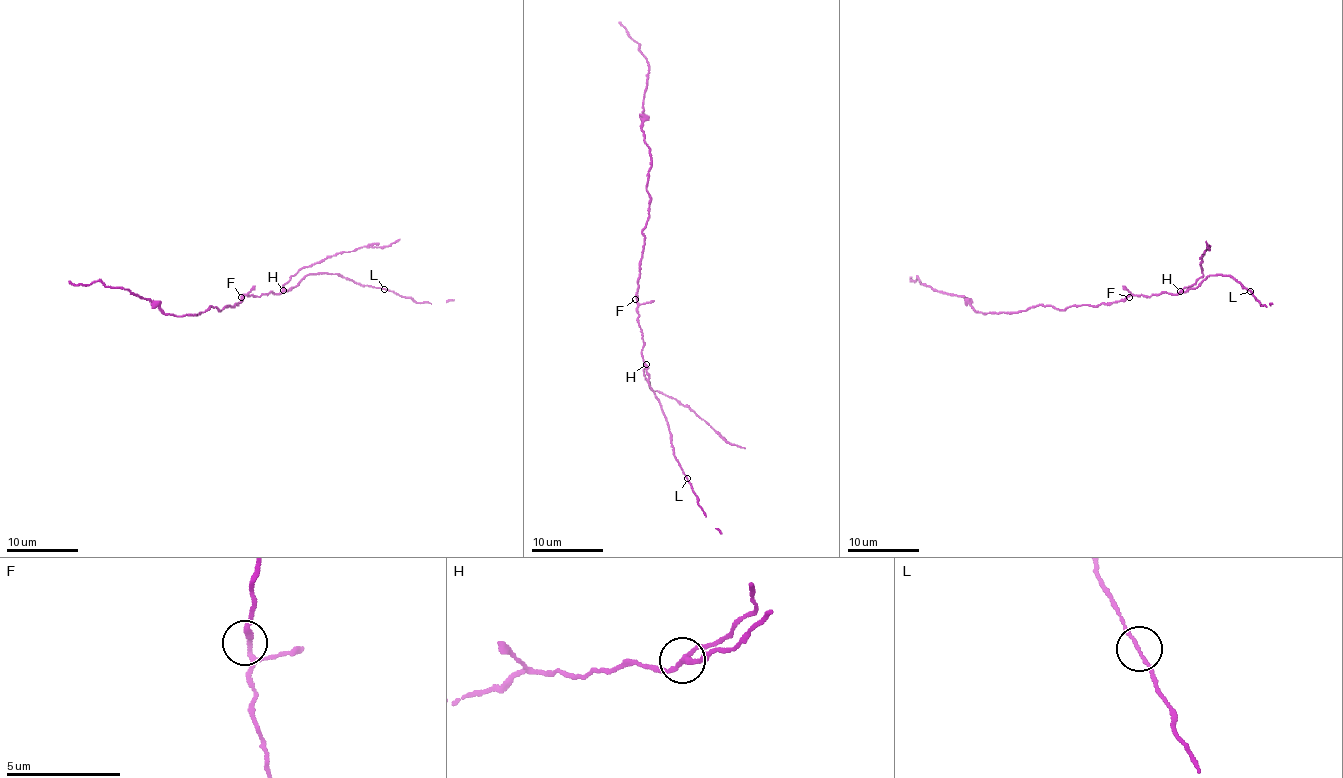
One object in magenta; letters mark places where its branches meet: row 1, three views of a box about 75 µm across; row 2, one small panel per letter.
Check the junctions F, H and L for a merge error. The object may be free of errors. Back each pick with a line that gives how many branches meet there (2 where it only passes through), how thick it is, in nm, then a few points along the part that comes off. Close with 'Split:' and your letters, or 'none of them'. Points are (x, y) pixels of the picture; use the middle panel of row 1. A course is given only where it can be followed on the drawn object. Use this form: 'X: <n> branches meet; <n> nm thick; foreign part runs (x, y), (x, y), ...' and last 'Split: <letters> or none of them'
H: 3 branches meet; 200 nm thick; foreign part runs (646, 365), (645, 379), (654, 390), (690, 407), (730, 443), (744, 449)
Split: H

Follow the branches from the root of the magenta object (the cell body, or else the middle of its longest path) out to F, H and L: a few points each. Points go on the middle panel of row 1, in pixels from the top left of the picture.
F: (638, 281), (635, 299)
H: (638, 281), (638, 327), (643, 336), (642, 356), (646, 365)
L: (638, 281), (638, 327), (643, 336), (642, 356), (648, 384), (667, 422), (673, 454), (687, 477)

